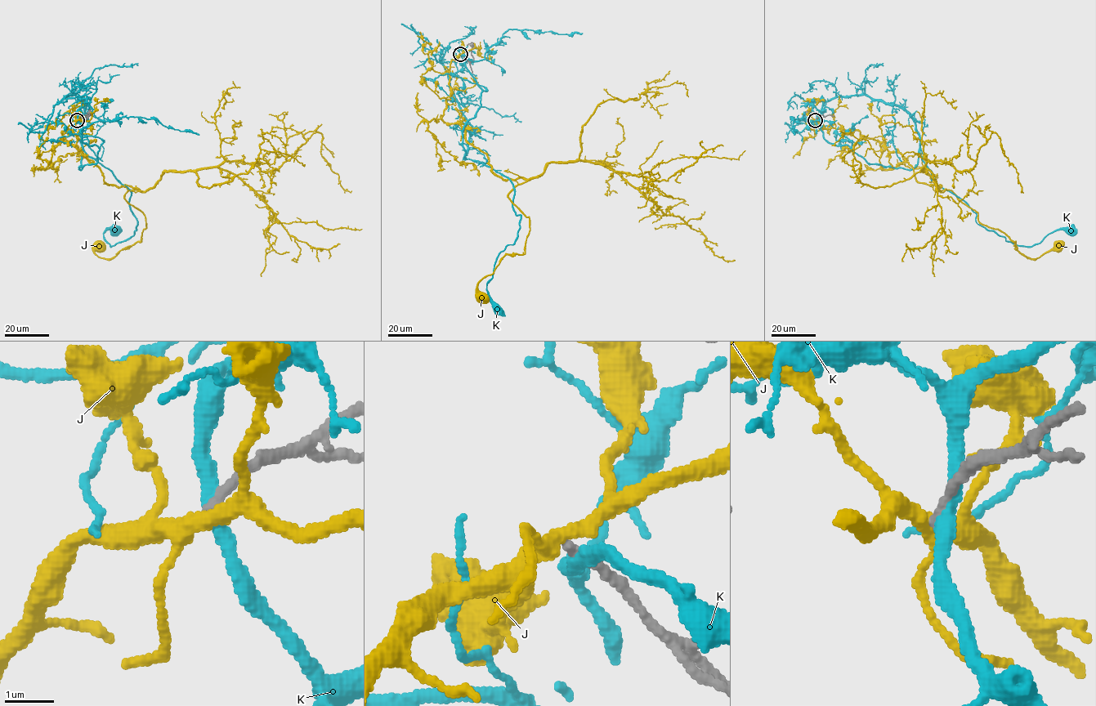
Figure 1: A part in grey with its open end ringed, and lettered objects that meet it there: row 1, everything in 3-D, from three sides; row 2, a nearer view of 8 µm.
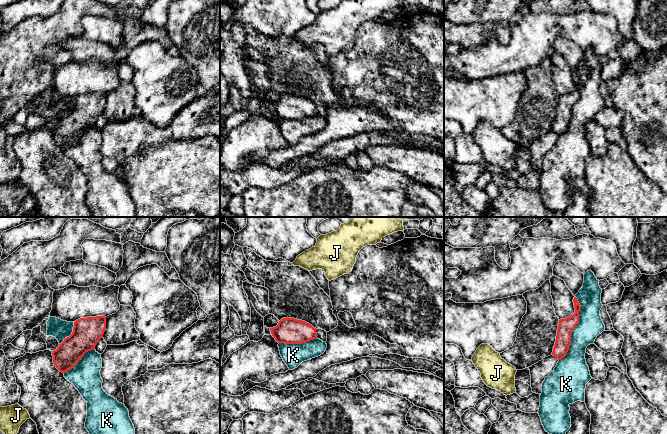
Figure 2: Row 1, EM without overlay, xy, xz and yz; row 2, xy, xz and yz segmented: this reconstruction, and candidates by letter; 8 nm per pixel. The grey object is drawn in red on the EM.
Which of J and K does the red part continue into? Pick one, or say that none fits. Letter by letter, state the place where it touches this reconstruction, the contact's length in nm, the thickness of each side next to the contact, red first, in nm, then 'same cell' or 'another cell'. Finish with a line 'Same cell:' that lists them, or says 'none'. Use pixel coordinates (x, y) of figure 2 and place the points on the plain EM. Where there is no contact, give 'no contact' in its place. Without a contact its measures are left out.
J: no contact; another cell
K: meets red in yz at (573, 104); contact 550 nm long; 130 nm thick on the red side, 200 nm on the other; another cell
Same cell: none

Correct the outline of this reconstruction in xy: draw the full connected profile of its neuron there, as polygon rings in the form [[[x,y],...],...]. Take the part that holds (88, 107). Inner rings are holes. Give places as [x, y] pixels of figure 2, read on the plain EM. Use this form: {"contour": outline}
{"contour": [[[106,93],[80,94],[74,98],[72,110],[52,127],[53,139],[65,149],[72,145],[88,127],[95,125],[106,106]]]}

